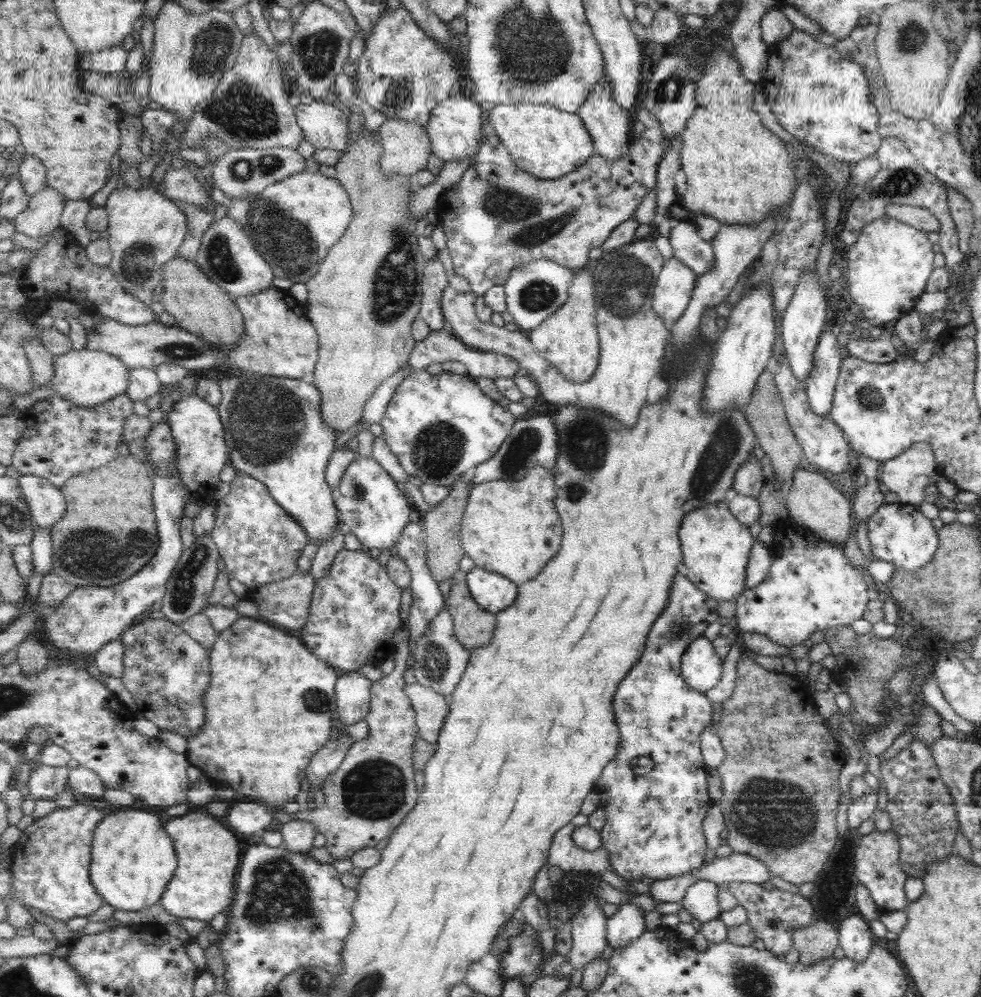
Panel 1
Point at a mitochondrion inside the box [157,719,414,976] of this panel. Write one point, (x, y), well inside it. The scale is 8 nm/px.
(278, 893)

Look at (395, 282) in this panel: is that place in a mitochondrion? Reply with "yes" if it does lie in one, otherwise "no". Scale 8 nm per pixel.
yes

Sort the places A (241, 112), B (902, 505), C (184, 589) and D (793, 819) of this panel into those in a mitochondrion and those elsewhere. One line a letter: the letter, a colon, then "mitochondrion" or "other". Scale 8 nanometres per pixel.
A: mitochondrion
B: other
C: mitochondrion
D: mitochondrion

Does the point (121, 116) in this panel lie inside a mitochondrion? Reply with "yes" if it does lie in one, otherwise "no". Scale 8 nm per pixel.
no

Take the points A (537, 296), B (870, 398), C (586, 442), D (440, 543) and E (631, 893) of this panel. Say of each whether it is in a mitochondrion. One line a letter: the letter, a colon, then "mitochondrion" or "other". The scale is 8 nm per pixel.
A: mitochondrion
B: mitochondrion
C: mitochondrion
D: other
E: other

